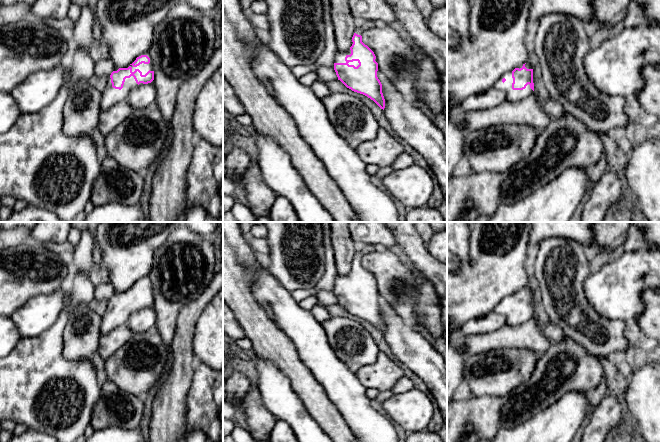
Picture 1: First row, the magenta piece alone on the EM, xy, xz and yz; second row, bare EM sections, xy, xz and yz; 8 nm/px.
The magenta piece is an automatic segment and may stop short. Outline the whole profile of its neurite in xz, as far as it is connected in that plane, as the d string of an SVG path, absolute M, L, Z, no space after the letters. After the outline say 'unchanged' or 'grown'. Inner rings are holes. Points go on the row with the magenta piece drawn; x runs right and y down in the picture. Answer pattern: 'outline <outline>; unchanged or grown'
outline M358 25L351 47L346 52L337 51L333 67L338 80L347 88L367 96L384 110L382 76L374 52L362 42L362 33Z; grown

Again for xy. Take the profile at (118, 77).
outline M148 51L138 56L129 66L115 68L108 77L106 87L102 92L100 112L126 100L134 88L153 83L153 80L153 63Z; grown

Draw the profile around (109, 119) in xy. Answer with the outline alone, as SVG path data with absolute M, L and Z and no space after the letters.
M126 100L116 103L110 108L100 112L98 130L102 135L108 135L133 112L131 105Z

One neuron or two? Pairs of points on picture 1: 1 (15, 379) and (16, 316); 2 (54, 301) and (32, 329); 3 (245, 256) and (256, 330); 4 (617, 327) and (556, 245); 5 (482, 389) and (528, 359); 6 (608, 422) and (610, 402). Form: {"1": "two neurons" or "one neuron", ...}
{"1": "two neurons", "2": "one neuron", "3": "one neuron", "4": "one neuron", "5": "one neuron", "6": "one neuron"}

